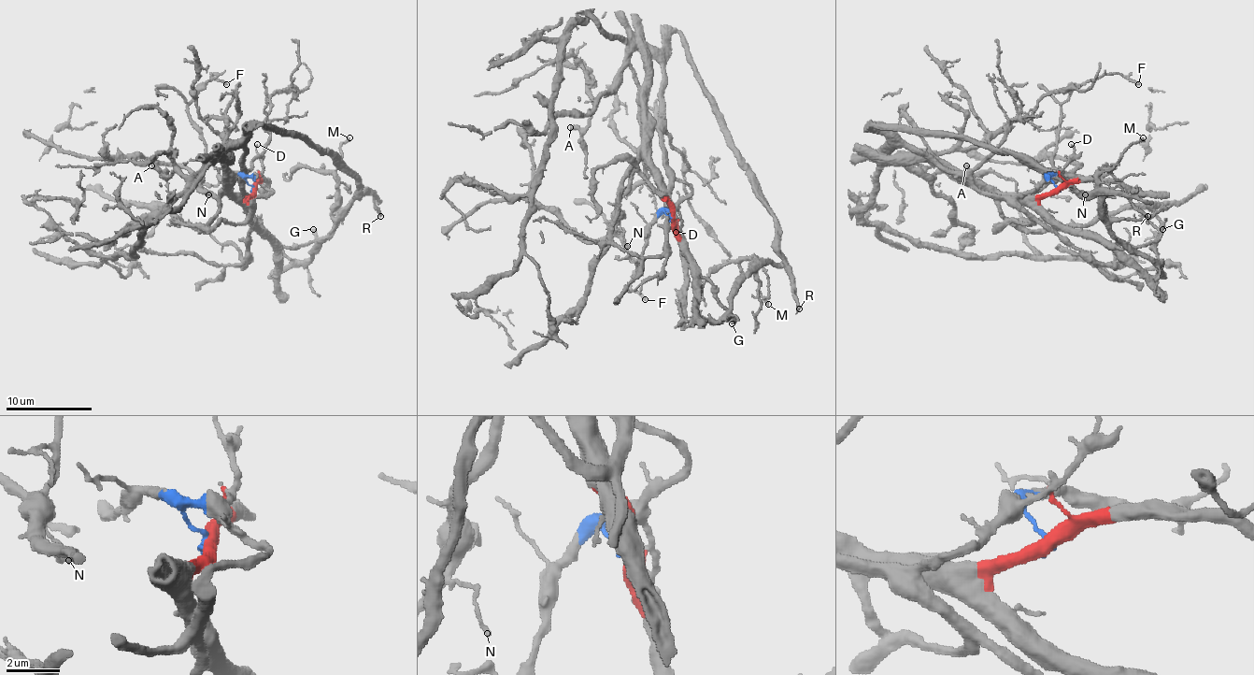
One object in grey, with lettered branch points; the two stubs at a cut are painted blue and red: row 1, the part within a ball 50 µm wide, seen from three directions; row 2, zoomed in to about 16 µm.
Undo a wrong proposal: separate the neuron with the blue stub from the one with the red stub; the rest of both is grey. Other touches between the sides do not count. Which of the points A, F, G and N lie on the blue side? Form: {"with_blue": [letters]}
{"with_blue": ["A"]}

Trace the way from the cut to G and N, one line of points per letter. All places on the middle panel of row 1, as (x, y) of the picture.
G: (673, 219), (673, 208), (666, 201), (681, 236), (683, 255), (711, 283), (714, 298), (733, 317), (731, 323)
N: (673, 219), (664, 182), (641, 161), (634, 169), (625, 195), (619, 201), (617, 225), (628, 247)

